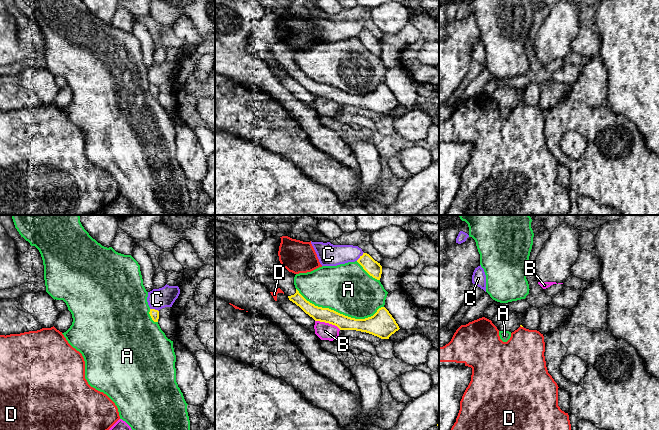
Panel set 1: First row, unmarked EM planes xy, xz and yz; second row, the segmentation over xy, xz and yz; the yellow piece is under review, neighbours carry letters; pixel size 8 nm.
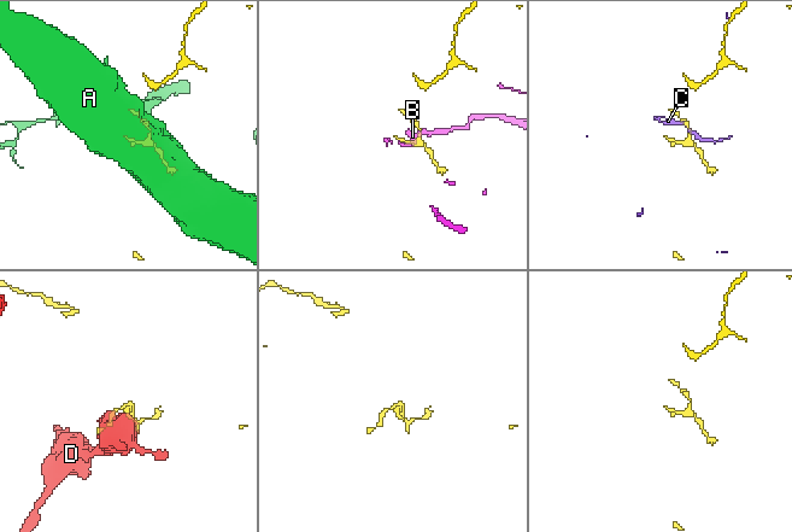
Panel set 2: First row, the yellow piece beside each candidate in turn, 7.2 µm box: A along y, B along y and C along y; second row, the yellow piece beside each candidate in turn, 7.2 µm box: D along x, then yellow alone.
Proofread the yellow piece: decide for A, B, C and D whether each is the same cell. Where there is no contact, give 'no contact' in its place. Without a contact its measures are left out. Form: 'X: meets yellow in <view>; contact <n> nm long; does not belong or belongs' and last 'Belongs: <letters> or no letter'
A: meets yellow in xz; contact 700 nm long; does not belong
B: meets yellow in xz; contact 220 nm long; does not belong
C: meets yellow in xz; contact 90 nm long; does not belong
D: meets yellow in yz; contact 30 nm long; does not belong
Belongs: no letter

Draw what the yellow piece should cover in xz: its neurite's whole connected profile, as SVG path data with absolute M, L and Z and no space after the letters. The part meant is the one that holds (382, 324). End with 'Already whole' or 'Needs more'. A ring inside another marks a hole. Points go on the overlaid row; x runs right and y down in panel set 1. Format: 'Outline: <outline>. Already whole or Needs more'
Outline: M276 266L270 270L275 282L289 300L299 306L306 314L315 321L325 322L337 326L340 330L356 330L366 332L381 339L389 337L400 328L395 319L385 307L365 319L355 319L340 314L329 308L315 306L307 301L295 288L294 277L296 274L289 272L283 266Z. Needs more

